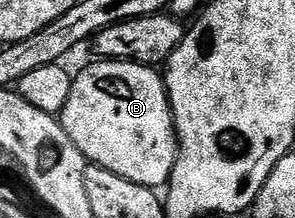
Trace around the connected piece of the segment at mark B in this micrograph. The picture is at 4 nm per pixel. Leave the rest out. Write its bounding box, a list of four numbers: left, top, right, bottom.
[59,59,177,189]

